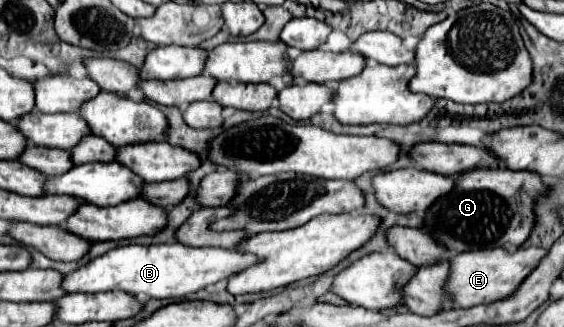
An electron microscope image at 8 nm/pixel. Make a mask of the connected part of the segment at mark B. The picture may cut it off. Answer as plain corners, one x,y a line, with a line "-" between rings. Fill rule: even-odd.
179,242
157,244
157,246
117,246
77,270
63,274
61,288
65,292
109,292
121,290
135,298
181,298
185,294
197,292
203,286
227,280
229,276
255,264
253,254
241,254
231,248
191,248

